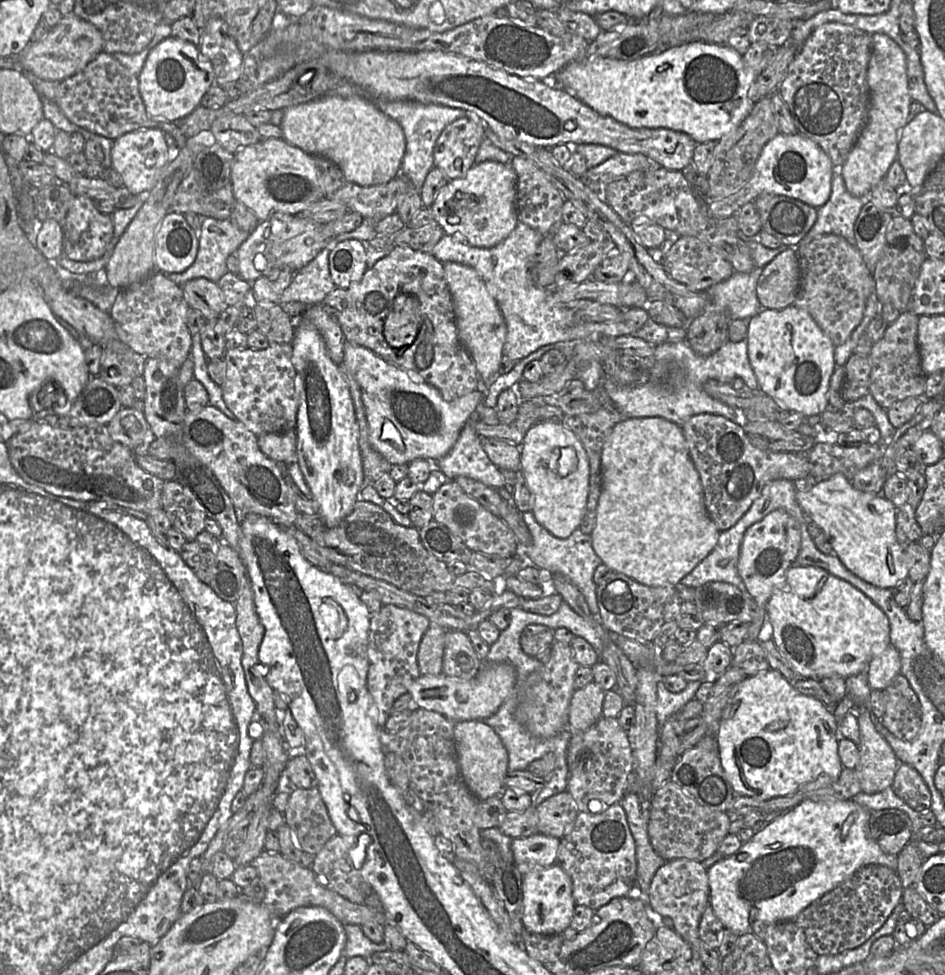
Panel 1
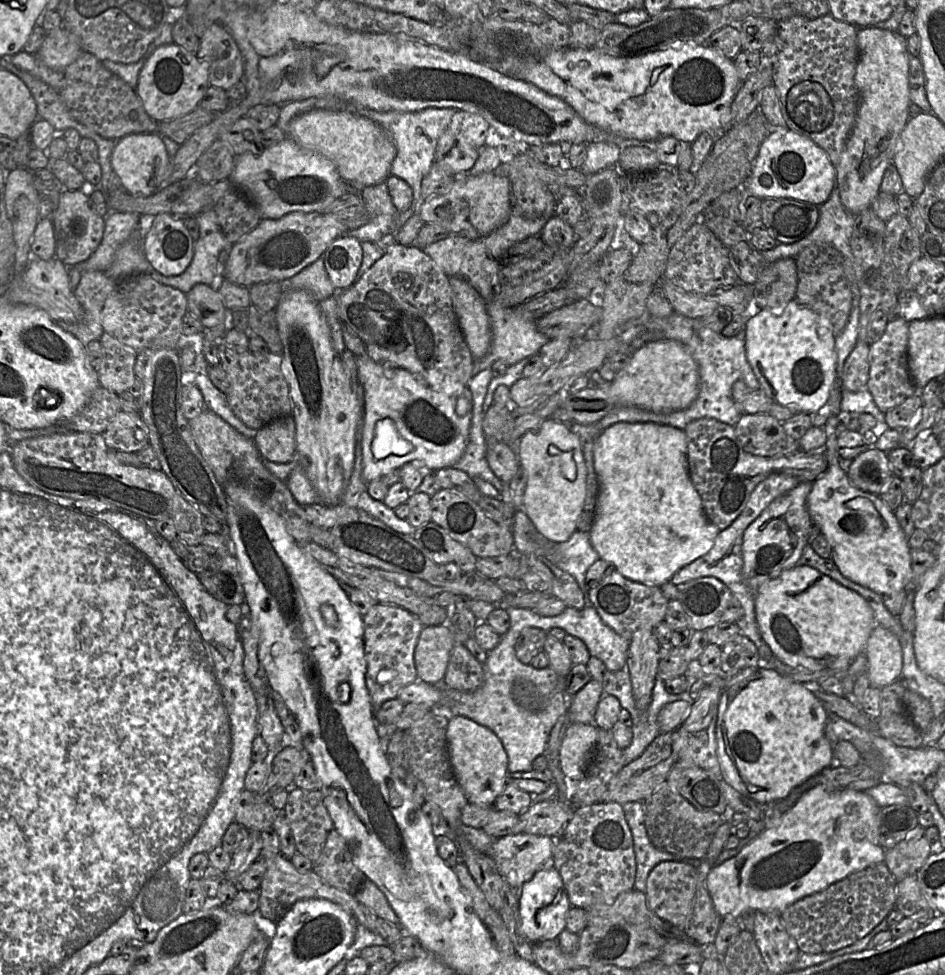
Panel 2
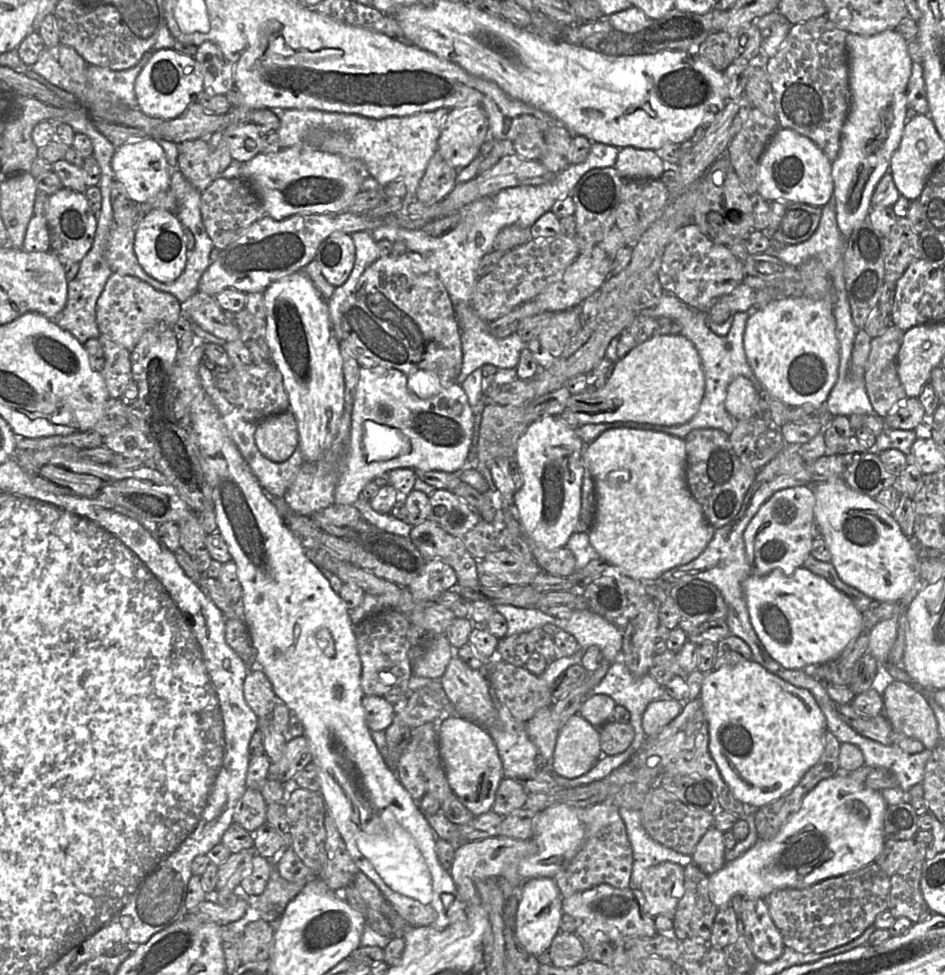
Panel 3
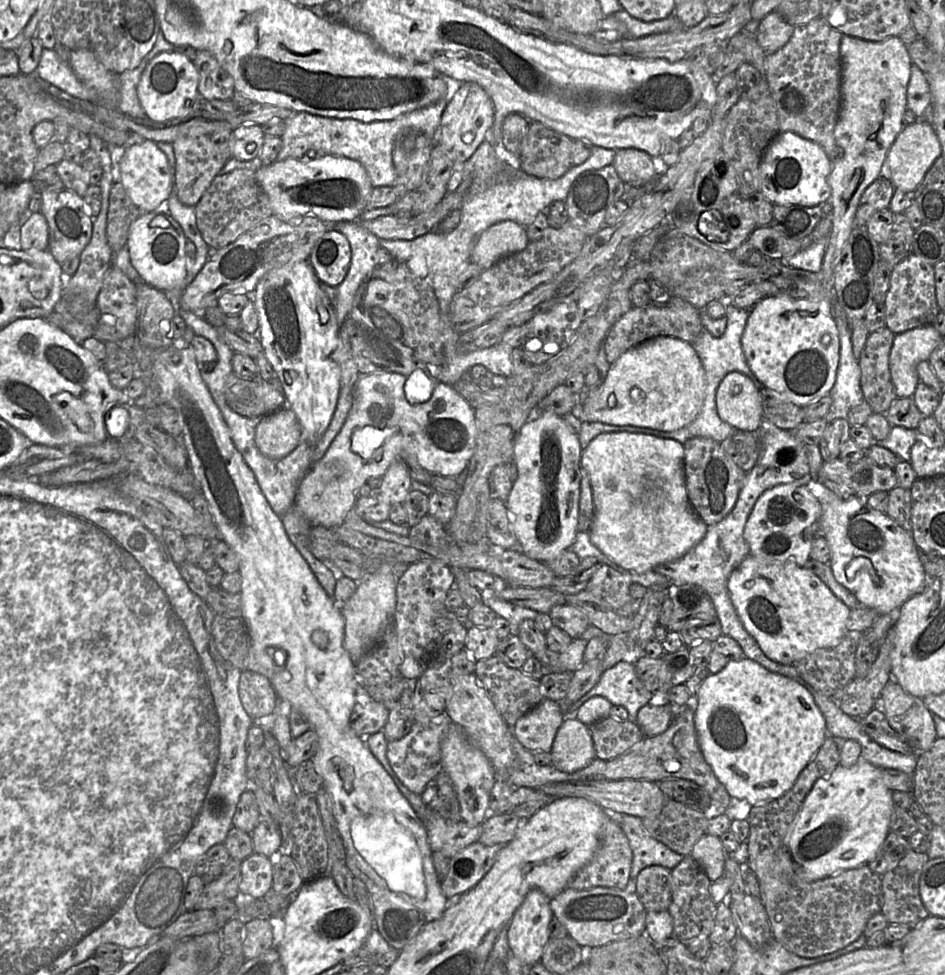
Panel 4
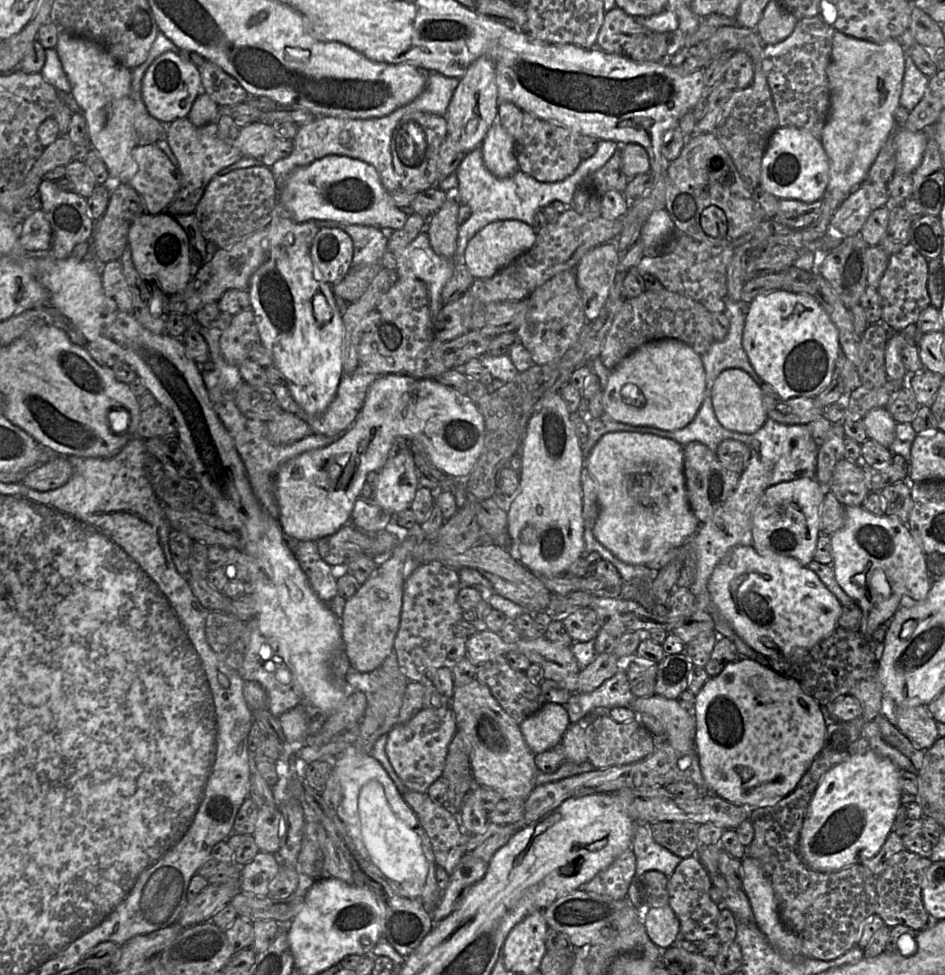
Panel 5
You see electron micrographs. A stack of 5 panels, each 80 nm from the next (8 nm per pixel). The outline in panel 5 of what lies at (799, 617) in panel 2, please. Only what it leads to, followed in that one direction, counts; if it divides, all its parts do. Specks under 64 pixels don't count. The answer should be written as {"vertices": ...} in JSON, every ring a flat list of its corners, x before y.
{"vertices":[[753,546,731,548,708,583,714,605,737,634,768,658,798,658,838,627,842,604,819,577,791,556,760,554]]}

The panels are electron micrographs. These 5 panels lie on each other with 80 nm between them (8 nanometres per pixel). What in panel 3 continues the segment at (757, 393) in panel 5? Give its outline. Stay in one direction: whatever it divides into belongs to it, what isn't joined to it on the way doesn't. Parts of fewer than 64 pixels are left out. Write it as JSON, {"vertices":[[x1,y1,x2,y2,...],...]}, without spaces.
{"vertices":[[742,375,732,379,727,387,725,408,738,421,755,415,756,391,749,379]]}

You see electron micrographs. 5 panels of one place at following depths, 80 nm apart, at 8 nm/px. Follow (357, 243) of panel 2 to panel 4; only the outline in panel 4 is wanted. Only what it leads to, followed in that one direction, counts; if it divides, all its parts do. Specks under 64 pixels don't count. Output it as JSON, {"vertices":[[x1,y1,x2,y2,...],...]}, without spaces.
{"vertices":[[337,229,328,230,314,244,308,262,321,283,336,288,350,267,349,240]]}

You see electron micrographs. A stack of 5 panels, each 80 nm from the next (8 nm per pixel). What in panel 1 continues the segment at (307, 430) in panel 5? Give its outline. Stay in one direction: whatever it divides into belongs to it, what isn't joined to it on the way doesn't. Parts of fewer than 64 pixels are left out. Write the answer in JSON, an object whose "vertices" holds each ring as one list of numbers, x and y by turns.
{"vertices":[[296,428,279,433,267,433,258,437,260,450,278,464,297,462]]}

